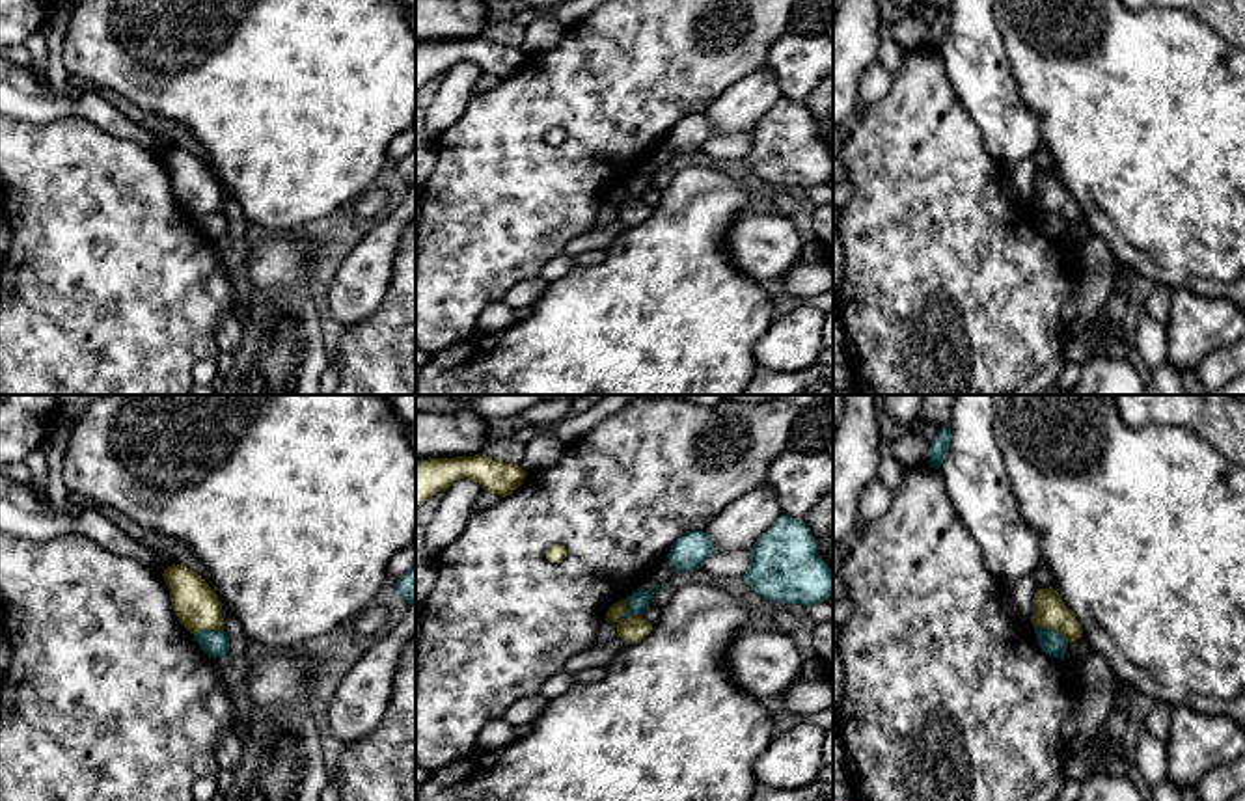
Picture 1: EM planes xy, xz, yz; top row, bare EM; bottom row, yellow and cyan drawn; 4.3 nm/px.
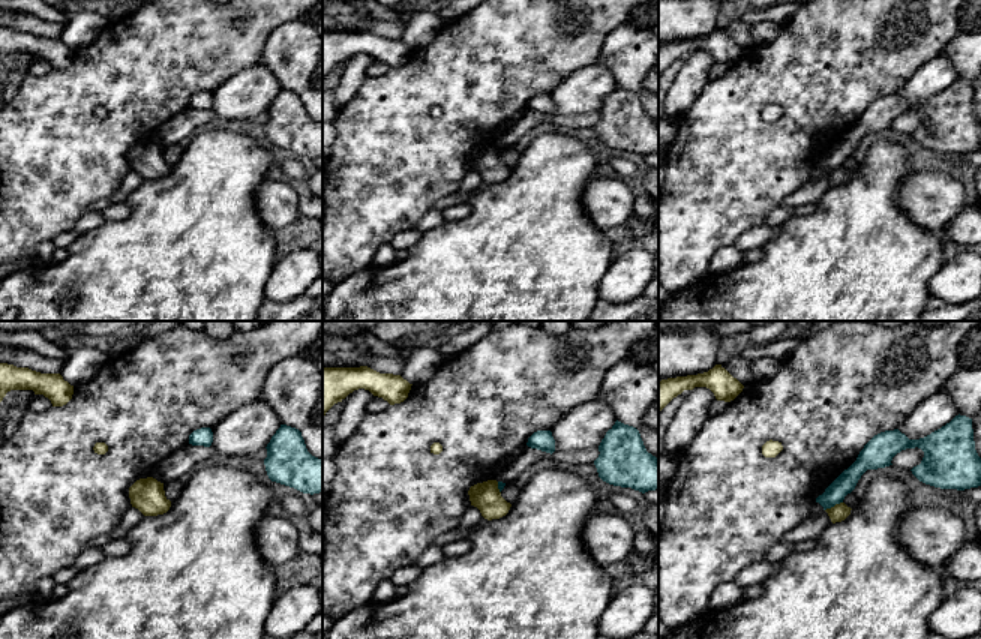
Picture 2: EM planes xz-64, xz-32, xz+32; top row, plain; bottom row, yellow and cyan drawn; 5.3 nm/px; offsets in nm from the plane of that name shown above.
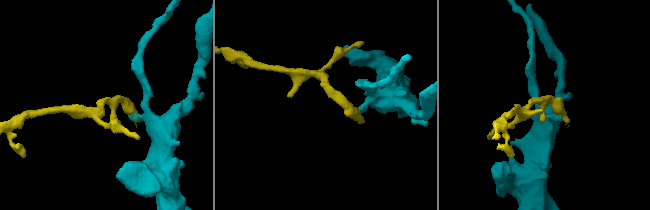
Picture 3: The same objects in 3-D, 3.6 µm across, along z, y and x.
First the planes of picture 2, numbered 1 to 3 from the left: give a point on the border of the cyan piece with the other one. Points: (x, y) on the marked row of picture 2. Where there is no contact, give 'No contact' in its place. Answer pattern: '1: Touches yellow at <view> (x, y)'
1: No contact
2: Touches yellow at xz-32 (497, 488)
3: Touches yellow at xz+32 (834, 506)

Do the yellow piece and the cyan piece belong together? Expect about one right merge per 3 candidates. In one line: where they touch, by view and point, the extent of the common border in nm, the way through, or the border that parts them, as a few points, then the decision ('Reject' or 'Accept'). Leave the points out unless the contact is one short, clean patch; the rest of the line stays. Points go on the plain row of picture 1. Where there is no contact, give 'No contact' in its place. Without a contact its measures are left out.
Touches yellow at xz (625, 202). Shared border 100 nm. Boundary: xz (625, 183), (623, 198), (640, 198). Reject

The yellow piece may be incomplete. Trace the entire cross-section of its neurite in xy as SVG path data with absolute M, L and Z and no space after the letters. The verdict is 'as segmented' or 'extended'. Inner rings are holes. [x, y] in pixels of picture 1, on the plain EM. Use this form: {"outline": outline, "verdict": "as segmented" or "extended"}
{"outline": "M171 147L162 156L173 194L179 205L190 214L224 214L222 184L209 166L183 147Z", "verdict": "as segmented"}

